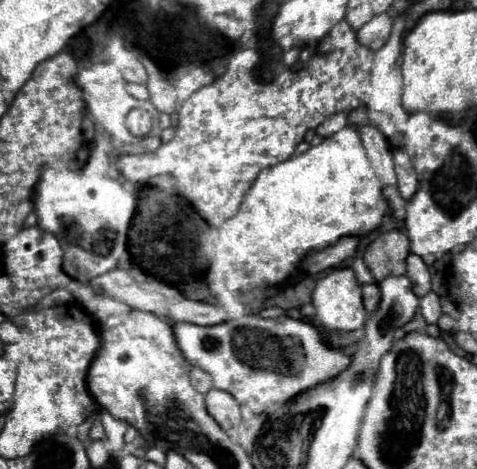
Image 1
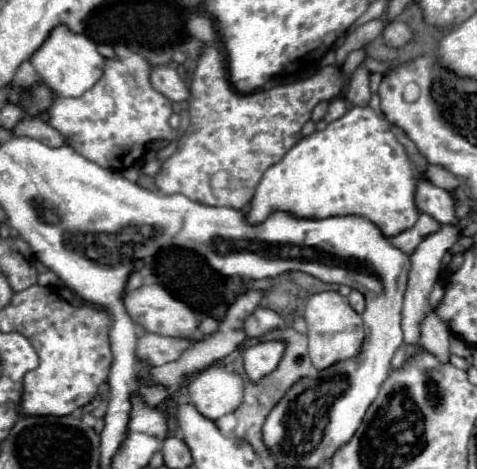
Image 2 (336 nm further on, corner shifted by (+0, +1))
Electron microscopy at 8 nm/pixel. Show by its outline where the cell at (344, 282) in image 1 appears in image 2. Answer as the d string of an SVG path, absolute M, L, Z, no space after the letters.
M319 292L307 300L305 322L309 336L309 356L317 370L325 370L339 360L355 358L363 340L363 320L339 292Z

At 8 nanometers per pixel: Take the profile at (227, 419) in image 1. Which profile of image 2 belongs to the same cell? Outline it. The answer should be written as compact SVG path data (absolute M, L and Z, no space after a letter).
M213 364L205 370L201 370L195 380L189 382L189 402L209 420L217 420L225 414L231 414L239 408L243 400L243 378L237 372L229 372L223 364Z

